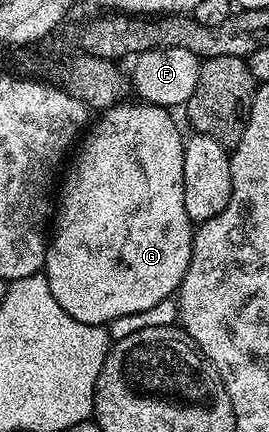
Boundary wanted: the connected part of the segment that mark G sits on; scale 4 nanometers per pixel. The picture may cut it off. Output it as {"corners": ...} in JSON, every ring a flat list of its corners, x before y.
{"corners":[[143,102,132,103,115,104,113,108,103,109,97,115,100,116,97,120,95,117,94,123,87,129,86,135,79,141,78,147,71,157,72,165,70,165,70,160,58,188,58,207,54,212,54,227,51,229,50,239,46,244,42,272,50,282,50,294,54,294,54,298,58,298,58,306,62,306,62,310,66,310,66,314,70,314,70,318,74,318,78,322,108,326,111,325,111,320,124,320,127,316,140,316,143,312,158,307,171,292,173,295,179,289,182,278,190,266,194,225,186,214,186,202,182,198,182,158,184,157,185,137,180,136,180,128,172,121,171,114,173,113,167,107]]}

